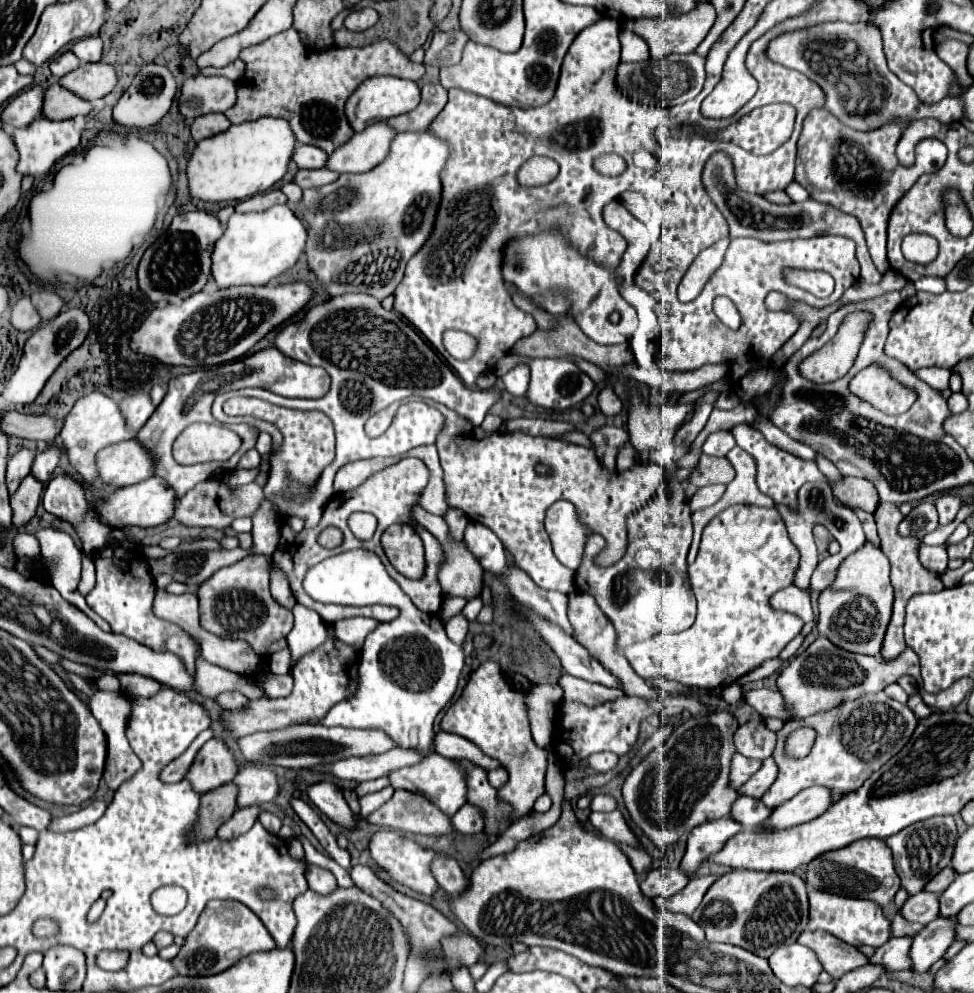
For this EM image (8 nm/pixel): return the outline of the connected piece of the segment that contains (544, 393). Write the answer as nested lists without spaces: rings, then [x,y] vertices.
[[[526,359],[530,365],[530,385],[526,391],[526,399],[538,407],[546,409],[568,409],[582,403],[594,389],[594,381],[570,359]]]

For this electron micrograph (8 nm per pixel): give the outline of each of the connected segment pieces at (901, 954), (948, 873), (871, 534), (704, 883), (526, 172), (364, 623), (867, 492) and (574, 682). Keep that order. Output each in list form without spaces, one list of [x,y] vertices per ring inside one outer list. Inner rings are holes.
[[[892,937],[886,945],[878,947],[876,953],[868,959],[870,965],[882,965],[886,973],[911,969],[908,951],[912,945],[912,937]]]
[[[946,867],[944,871],[940,871],[938,875],[934,875],[932,877],[932,881],[928,881],[928,887],[924,887],[926,891],[932,891],[932,893],[942,893],[950,883],[952,883],[952,879],[956,877],[956,873],[954,873],[954,869],[952,867]]]
[[[854,509],[854,511],[856,511],[856,515],[858,515],[858,517],[860,517],[860,521],[862,521],[862,527],[864,527],[866,537],[868,537],[868,539],[872,539],[874,543],[880,543],[880,541],[878,541],[878,533],[876,533],[874,517],[872,517],[872,515],[868,515],[866,511],[860,511],[860,509]]]
[[[702,875],[702,877],[694,877],[688,881],[688,885],[684,887],[684,891],[672,895],[672,899],[660,899],[654,897],[652,901],[656,903],[658,909],[662,911],[672,911],[672,913],[686,913],[692,915],[694,909],[700,905],[704,893],[708,891],[708,887],[716,881],[714,875]]]
[[[532,157],[518,171],[518,183],[524,187],[536,187],[550,183],[558,175],[558,165],[546,157]]]
[[[355,617],[338,621],[334,624],[334,628],[339,640],[360,651],[366,635],[368,635],[370,631],[374,631],[378,625],[380,625],[380,623],[374,621],[374,619]]]
[[[844,477],[840,483],[832,485],[834,495],[844,503],[858,505],[866,509],[868,513],[874,513],[878,507],[878,497],[876,497],[876,487],[868,479],[858,479],[858,477]]]
[[[562,675],[560,679],[564,685],[564,701],[578,701],[588,707],[596,707],[596,703],[606,703],[606,701],[612,701],[612,699],[618,699],[620,695],[624,695],[624,691],[620,691],[620,689],[576,679],[572,675]]]

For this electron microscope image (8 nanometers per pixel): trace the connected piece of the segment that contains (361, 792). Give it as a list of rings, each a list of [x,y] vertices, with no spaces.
[[[380,777],[375,780],[369,780],[359,783],[355,789],[355,792],[359,797],[362,797],[368,793],[373,793],[374,791],[379,791],[384,787],[390,785],[388,777]]]

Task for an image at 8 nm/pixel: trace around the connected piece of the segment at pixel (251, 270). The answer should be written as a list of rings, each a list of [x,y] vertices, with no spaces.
[[[274,205],[264,213],[234,213],[224,235],[212,249],[212,279],[218,289],[234,285],[268,285],[270,279],[276,279],[300,259],[304,245],[306,229],[286,205]]]

